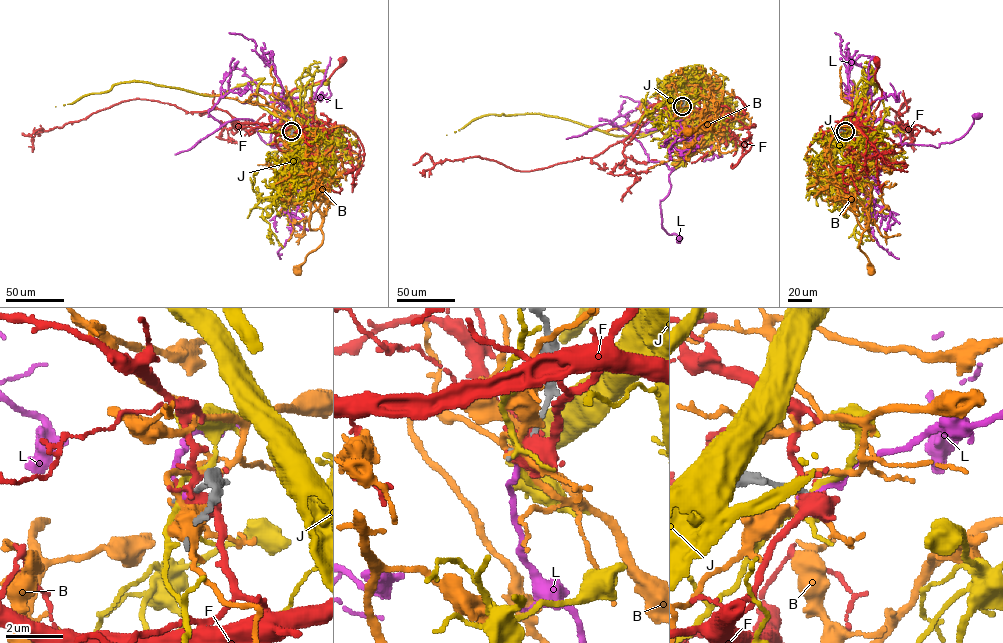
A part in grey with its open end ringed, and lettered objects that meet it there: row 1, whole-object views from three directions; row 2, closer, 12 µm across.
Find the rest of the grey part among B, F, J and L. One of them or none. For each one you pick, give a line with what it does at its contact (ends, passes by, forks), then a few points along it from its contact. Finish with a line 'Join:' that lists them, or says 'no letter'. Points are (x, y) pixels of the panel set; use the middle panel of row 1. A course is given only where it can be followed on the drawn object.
Join: no letter

